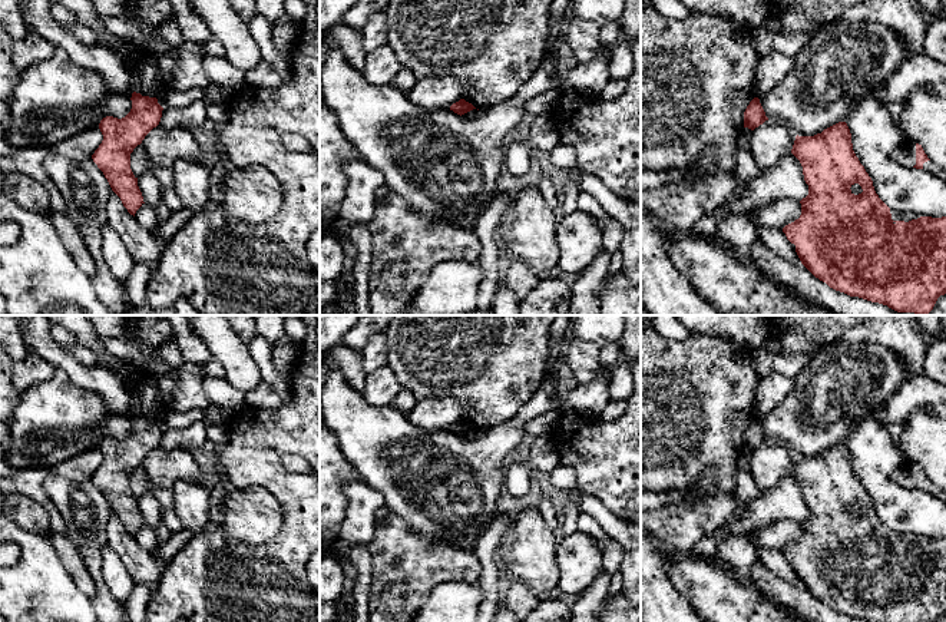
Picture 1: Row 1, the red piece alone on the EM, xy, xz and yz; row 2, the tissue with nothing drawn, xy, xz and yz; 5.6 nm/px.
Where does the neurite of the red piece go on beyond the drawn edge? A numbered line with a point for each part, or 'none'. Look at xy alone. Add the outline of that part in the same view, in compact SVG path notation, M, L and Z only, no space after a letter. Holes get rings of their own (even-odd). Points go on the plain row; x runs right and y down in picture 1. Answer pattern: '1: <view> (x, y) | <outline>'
none

